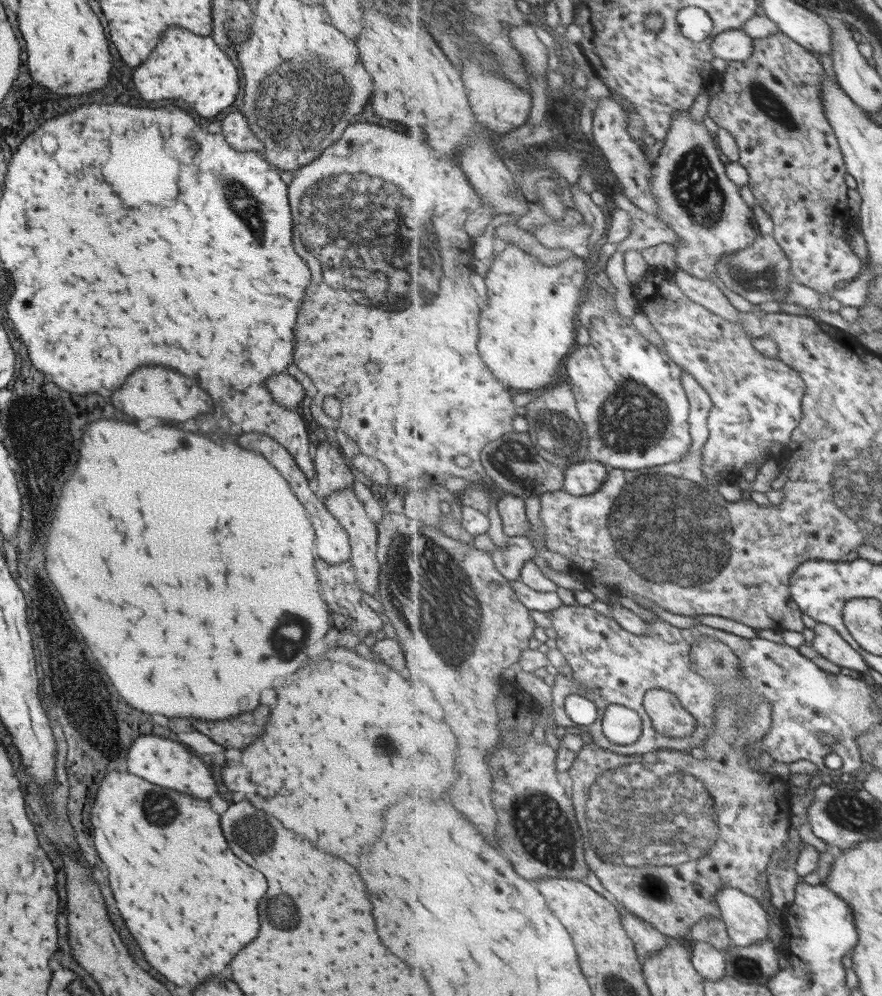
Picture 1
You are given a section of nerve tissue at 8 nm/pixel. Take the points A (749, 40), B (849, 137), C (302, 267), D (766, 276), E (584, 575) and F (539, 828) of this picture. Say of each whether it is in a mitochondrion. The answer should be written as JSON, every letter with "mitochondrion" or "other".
{"A":"other","B":"other","C":"mitochondrion","D":"mitochondrion","E":"other","F":"mitochondrion"}

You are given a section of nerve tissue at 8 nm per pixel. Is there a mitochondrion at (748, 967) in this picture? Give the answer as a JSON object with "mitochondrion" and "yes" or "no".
{"mitochondrion":"yes"}

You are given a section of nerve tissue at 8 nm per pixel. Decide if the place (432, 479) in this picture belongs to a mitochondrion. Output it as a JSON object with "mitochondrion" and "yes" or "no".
{"mitochondrion":"no"}

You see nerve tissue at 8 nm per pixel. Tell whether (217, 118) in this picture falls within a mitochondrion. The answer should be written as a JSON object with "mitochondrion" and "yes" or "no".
{"mitochondrion":"no"}

